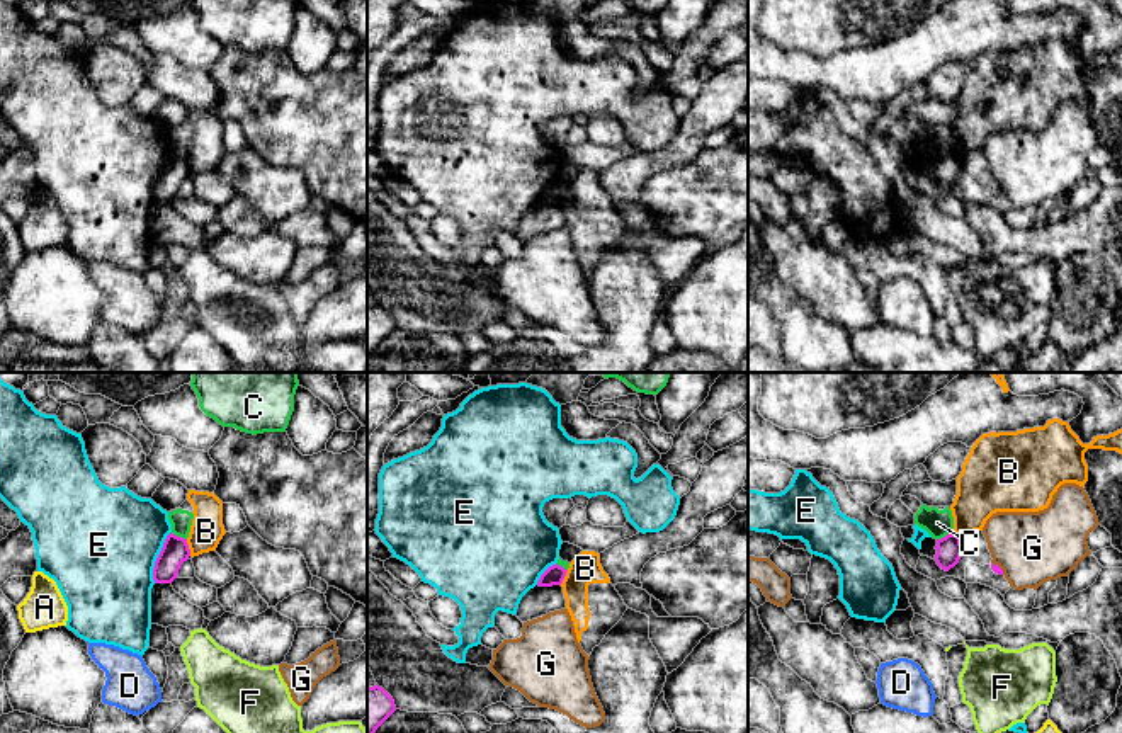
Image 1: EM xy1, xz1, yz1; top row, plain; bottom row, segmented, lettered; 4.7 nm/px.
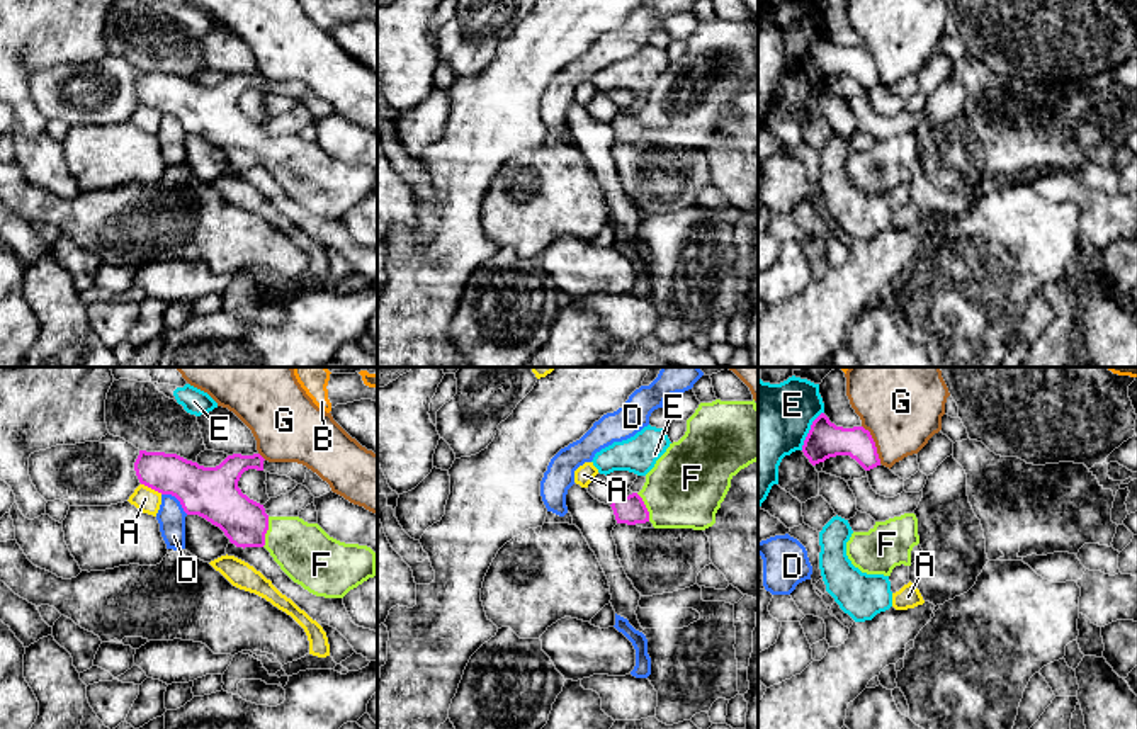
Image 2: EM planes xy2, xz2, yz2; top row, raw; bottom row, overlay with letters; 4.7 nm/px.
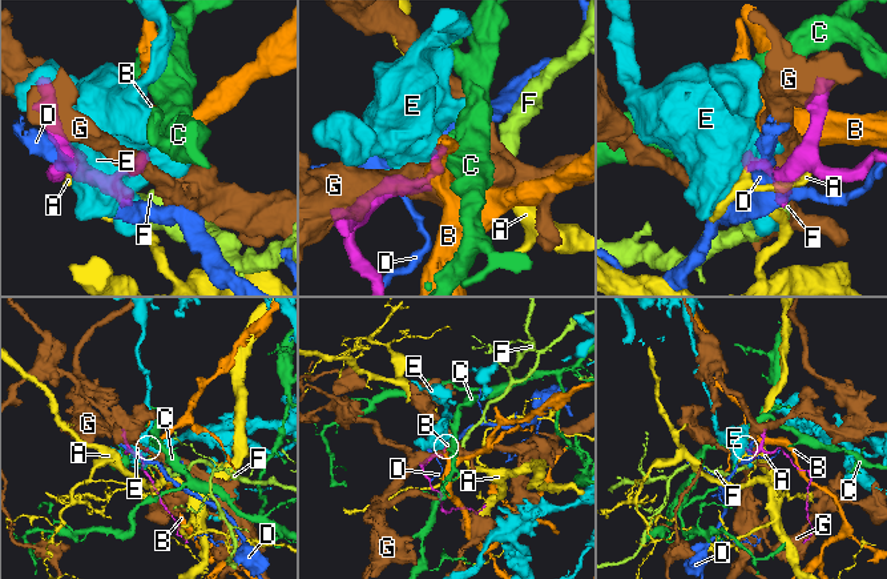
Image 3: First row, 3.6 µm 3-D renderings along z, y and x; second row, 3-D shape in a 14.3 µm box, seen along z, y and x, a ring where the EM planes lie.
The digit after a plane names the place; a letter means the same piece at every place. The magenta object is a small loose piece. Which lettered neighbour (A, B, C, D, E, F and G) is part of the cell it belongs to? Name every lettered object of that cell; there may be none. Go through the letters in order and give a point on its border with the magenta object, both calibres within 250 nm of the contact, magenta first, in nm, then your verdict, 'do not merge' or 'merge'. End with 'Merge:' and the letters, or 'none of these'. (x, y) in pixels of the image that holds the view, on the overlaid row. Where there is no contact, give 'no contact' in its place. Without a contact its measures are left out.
A: meets magenta in xy2 at (152, 488); 240 nm thick on the magenta side, 120 nm on the other; do not merge
B: meets magenta in xy1 at (187, 548); 130 nm thick on the magenta side, 160 nm on the other; do not merge
C: meets magenta in yz1 at (946, 536); 120 nm thick on the magenta side, 130 nm on the other; do not merge
D: meets magenta in xy2 at (177, 498); 240 nm thick on the magenta side, 130 nm on the other; do not merge
E: meets magenta in xy1 at (158, 556); 130 nm thick on the magenta side, 480 nm on the other; do not merge
F: meets magenta in xy2 at (265, 532); 220 nm thick on the magenta side, 280 nm on the other; merge
G: meets magenta in yz2 at (874, 444); 170 nm thick on the magenta side, 420 nm on the other; do not merge
Merge: F

